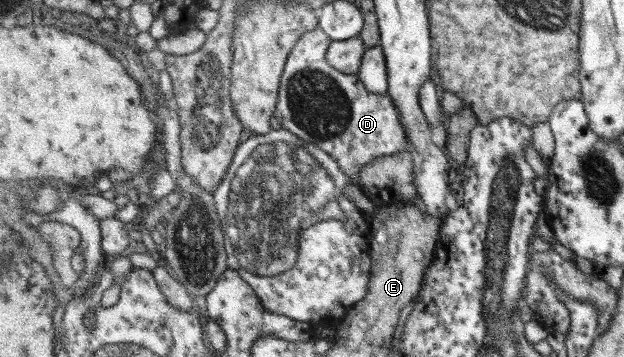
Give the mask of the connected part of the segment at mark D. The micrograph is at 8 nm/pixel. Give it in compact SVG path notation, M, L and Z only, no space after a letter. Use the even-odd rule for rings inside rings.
M321 27L304 33L297 41L280 81L280 103L275 116L281 127L331 154L344 172L358 182L361 168L377 156L413 151L413 147L393 97L389 93L373 93L358 74L341 73L329 65L331 44L333 39Z

